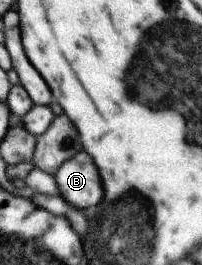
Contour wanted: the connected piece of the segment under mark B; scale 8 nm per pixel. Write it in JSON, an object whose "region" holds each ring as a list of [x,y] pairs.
{"region":[[[78,152],[54,172],[57,196],[72,207],[84,210],[103,200],[102,178],[86,152]]]}

